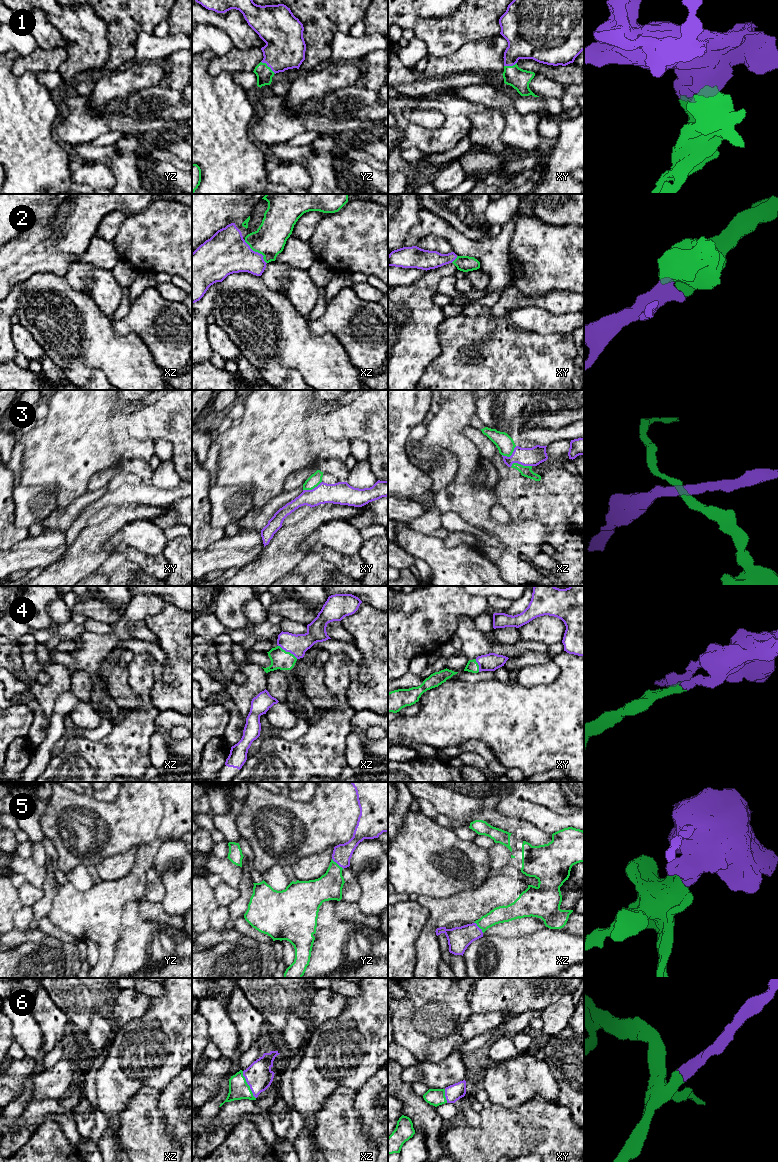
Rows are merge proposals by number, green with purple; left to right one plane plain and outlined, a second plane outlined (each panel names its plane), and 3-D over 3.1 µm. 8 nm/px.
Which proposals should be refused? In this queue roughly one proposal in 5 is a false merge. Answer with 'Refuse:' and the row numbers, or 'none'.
Refuse: 3

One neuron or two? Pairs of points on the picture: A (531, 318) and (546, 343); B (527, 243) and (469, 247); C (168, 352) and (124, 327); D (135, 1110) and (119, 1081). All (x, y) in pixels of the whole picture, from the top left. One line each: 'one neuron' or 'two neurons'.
A: two neurons
B: two neurons
C: one neuron
D: two neurons

